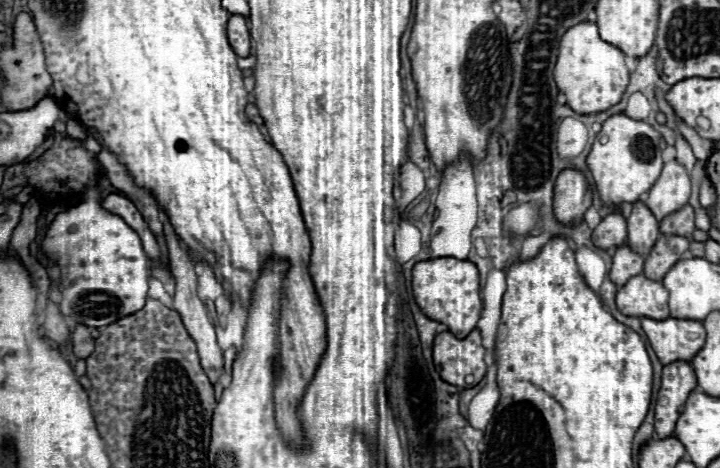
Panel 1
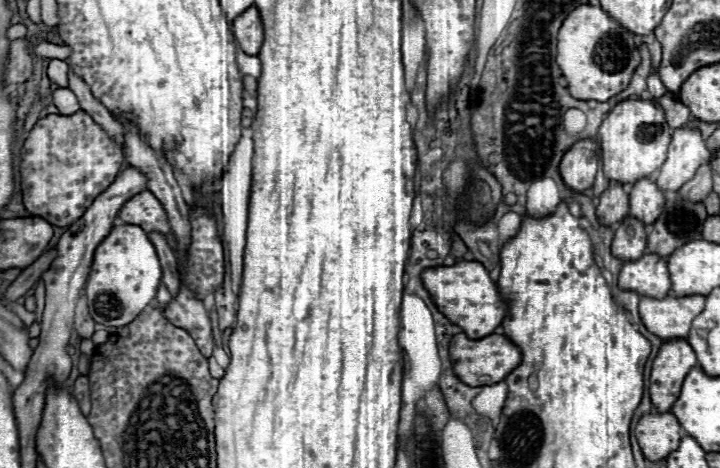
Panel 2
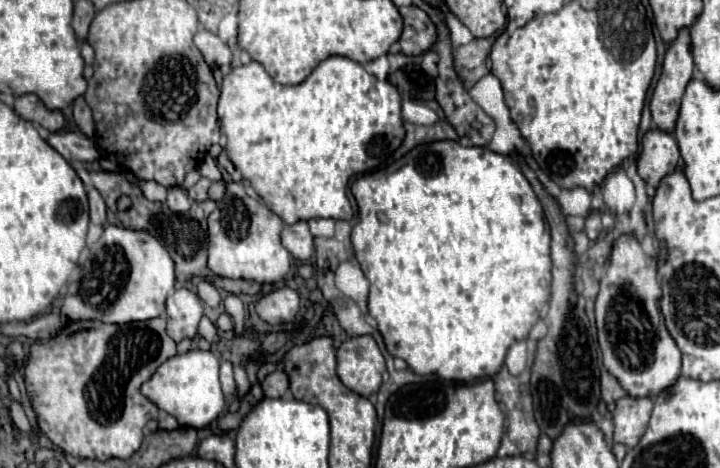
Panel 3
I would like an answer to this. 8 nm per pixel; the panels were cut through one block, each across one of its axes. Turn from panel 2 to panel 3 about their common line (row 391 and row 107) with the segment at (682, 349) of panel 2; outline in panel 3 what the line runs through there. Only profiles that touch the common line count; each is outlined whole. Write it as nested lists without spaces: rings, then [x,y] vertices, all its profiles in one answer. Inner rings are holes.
[[[680,30],[676,42],[672,42],[666,50],[664,70],[650,100],[652,120],[662,132],[674,132],[680,112],[680,100],[692,78],[694,62],[690,52],[690,34],[688,30]]]

